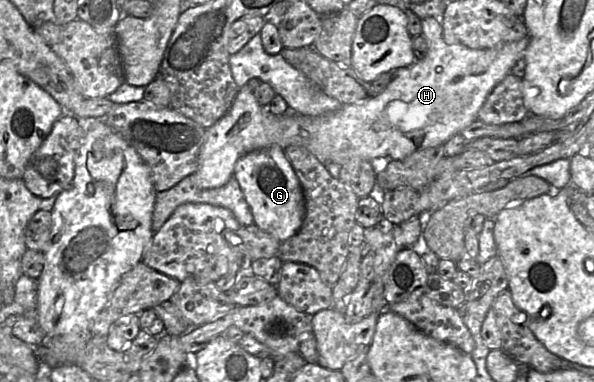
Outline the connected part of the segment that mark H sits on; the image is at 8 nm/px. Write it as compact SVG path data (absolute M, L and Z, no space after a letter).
M434 17L424 18L422 19L421 25L421 35L423 35L427 42L427 52L425 56L421 60L415 60L415 62L408 67L398 68L395 71L393 71L393 78L386 87L386 89L378 96L373 97L372 99L368 100L363 104L342 105L339 110L320 116L304 116L298 114L293 110L289 110L289 107L284 114L275 115L269 112L265 106L262 106L258 103L253 93L249 90L247 84L240 87L228 112L215 124L213 124L211 127L205 130L204 141L199 153L198 168L193 173L195 175L196 185L201 189L212 189L223 186L233 176L235 163L240 157L244 156L249 152L265 149L271 146L279 146L283 150L290 146L303 147L306 150L308 150L313 156L315 156L315 158L323 165L325 163L335 163L339 166L342 166L350 160L361 160L371 162L374 159L403 159L416 151L443 145L451 137L460 134L464 129L466 129L473 122L478 120L478 112L484 104L484 102L486 101L488 95L491 93L491 91L497 84L499 84L507 75L511 73L511 69L516 64L516 62L519 59L523 58L524 52L529 44L529 37L526 36L514 42L501 43L492 48L471 49L459 43L447 44L444 41L443 27L440 23L440 19L436 19Z

